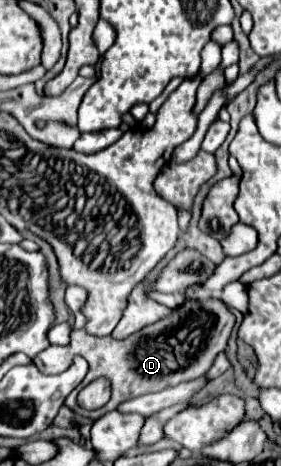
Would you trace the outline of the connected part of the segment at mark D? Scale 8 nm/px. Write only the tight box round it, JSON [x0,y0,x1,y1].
[34,297,236,419]

